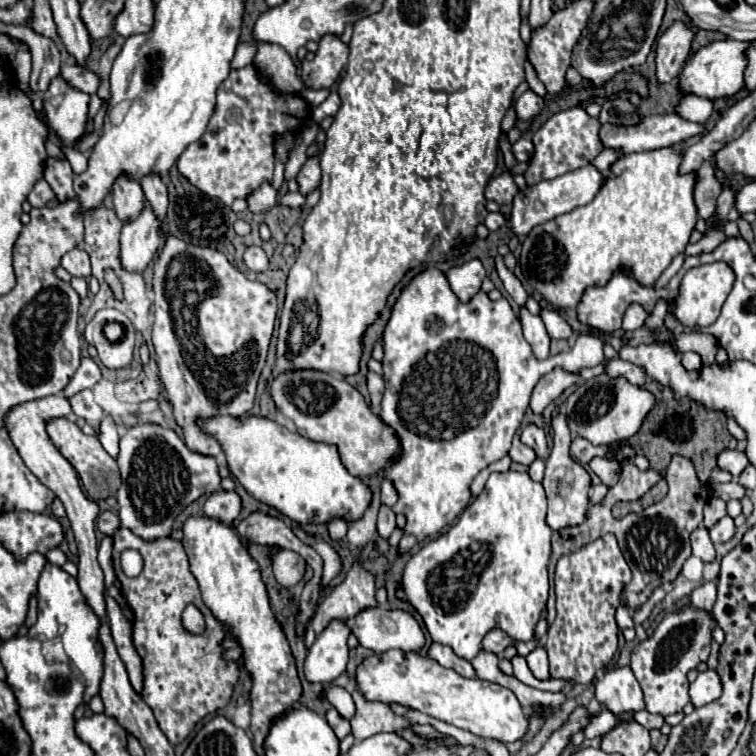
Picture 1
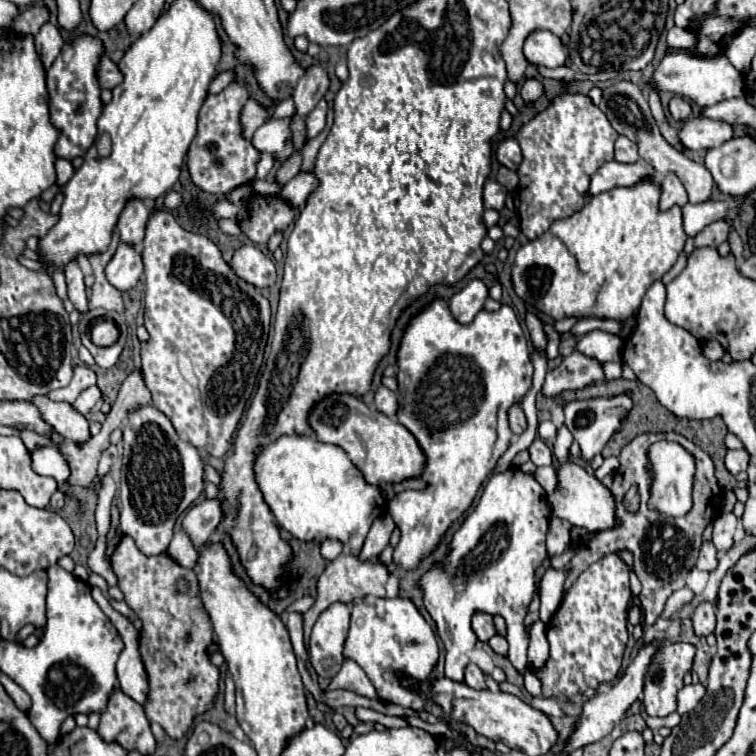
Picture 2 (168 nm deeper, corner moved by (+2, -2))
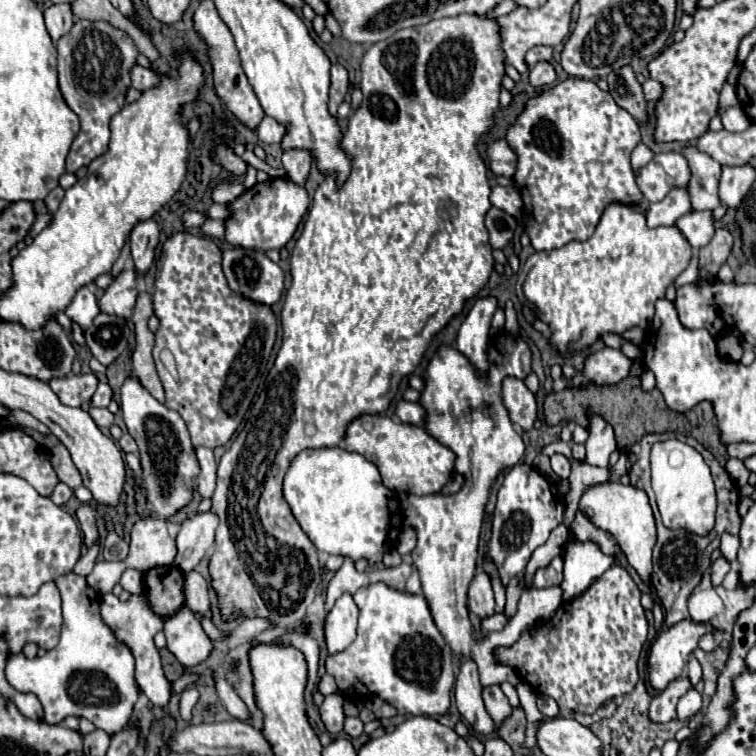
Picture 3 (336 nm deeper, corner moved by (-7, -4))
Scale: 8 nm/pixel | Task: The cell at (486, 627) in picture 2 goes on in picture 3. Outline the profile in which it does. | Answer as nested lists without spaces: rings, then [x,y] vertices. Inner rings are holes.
[[[475,574],[469,582],[469,610],[481,618],[495,612],[495,598],[487,574]]]

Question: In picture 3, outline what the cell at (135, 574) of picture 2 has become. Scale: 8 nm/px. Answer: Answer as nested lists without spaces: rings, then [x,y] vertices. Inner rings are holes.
[[[175,566],[153,568],[145,574],[145,592],[153,610],[165,618],[173,616],[185,602],[183,574]]]

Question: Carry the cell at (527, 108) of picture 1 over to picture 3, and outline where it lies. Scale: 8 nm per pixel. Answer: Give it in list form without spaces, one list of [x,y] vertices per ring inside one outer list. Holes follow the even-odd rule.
[[[537,62],[531,70],[529,70],[529,80],[535,88],[541,88],[541,86],[549,86],[555,82],[555,70],[549,62]]]

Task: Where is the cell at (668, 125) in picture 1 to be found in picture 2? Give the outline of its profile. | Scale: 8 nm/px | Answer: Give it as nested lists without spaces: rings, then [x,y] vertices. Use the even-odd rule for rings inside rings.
[[[698,116],[698,118],[684,120],[678,134],[682,146],[688,150],[714,148],[732,138],[732,126],[722,120],[710,120]]]

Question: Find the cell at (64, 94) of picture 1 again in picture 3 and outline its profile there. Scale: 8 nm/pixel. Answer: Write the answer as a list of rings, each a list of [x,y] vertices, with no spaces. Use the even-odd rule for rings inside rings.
[[[77,20],[67,34],[63,34],[57,40],[57,70],[59,70],[59,86],[63,92],[63,98],[67,106],[81,118],[81,132],[71,144],[71,150],[67,154],[67,172],[75,172],[83,166],[89,166],[97,156],[107,152],[109,142],[109,122],[113,114],[117,114],[125,106],[125,94],[131,88],[129,80],[129,68],[137,64],[139,50],[131,36],[127,36],[123,30],[111,26],[105,20]]]

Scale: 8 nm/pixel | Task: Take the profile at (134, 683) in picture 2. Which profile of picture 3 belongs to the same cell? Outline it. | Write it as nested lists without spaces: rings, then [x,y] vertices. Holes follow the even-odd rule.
[[[105,594],[101,598],[101,618],[113,630],[117,640],[123,642],[131,650],[131,654],[135,656],[135,680],[137,680],[137,686],[151,700],[153,706],[165,706],[169,702],[169,696],[171,696],[171,684],[167,682],[167,678],[163,674],[161,656],[159,656],[159,650],[153,644],[153,636],[159,630],[163,630],[165,620],[161,620],[161,616],[153,616],[153,612],[149,612],[149,604],[145,604],[145,598],[143,600],[121,602],[113,594]]]

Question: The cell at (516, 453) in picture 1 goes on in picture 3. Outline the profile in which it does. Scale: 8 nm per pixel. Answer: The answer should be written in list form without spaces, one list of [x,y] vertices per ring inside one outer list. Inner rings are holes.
[[[553,454],[551,456],[551,466],[553,466],[553,472],[559,478],[569,478],[569,460],[563,454]]]

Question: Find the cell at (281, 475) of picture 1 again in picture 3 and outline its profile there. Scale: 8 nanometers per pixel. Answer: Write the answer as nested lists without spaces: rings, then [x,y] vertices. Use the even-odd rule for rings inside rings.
[[[321,448],[321,450],[305,450],[301,452],[293,462],[289,472],[285,474],[283,484],[285,500],[289,502],[297,522],[305,530],[305,534],[311,538],[311,542],[321,552],[347,556],[351,560],[365,558],[369,566],[375,566],[383,554],[397,544],[401,520],[399,520],[399,502],[395,494],[383,486],[381,476],[377,472],[377,466],[365,456],[357,452],[349,452],[345,448]]]

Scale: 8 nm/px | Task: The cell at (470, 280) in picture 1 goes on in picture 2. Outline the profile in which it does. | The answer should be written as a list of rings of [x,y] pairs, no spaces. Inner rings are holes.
[[[470,280],[458,294],[450,298],[450,312],[458,322],[468,324],[482,310],[486,298],[488,298],[488,288],[484,286],[484,282]]]

